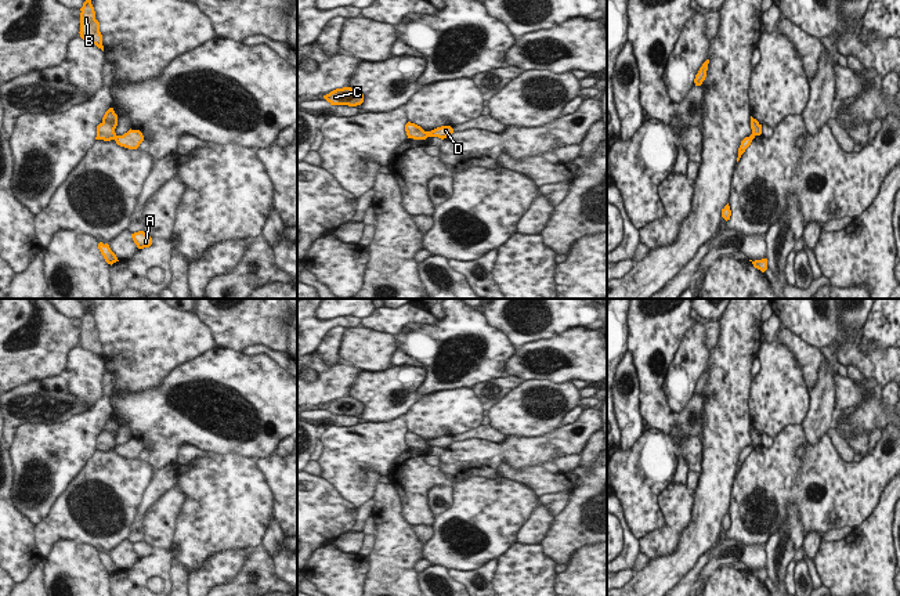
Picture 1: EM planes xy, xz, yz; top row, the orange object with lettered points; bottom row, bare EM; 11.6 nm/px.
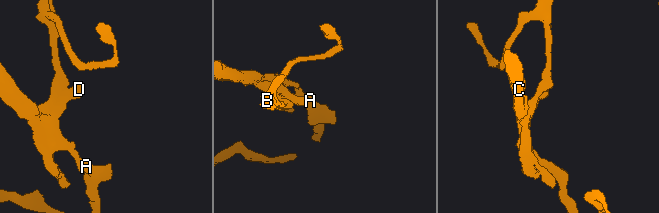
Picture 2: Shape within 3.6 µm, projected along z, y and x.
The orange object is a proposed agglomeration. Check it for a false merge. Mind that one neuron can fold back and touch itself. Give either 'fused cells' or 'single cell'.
fused cells

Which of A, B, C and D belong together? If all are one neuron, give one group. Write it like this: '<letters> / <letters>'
A C D / B

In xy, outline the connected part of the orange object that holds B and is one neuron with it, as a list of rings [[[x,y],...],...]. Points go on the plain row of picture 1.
[[[86,310],[80,318],[80,347],[84,351],[95,354],[104,361],[102,344],[100,342],[100,332],[95,329],[95,321],[91,310]]]

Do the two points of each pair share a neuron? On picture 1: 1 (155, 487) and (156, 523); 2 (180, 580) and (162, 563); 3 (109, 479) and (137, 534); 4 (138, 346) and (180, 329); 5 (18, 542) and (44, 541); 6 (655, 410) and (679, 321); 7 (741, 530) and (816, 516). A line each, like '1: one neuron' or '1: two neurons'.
1: two neurons
2: two neurons
3: two neurons
4: one neuron
5: two neurons
6: one neuron
7: one neuron

